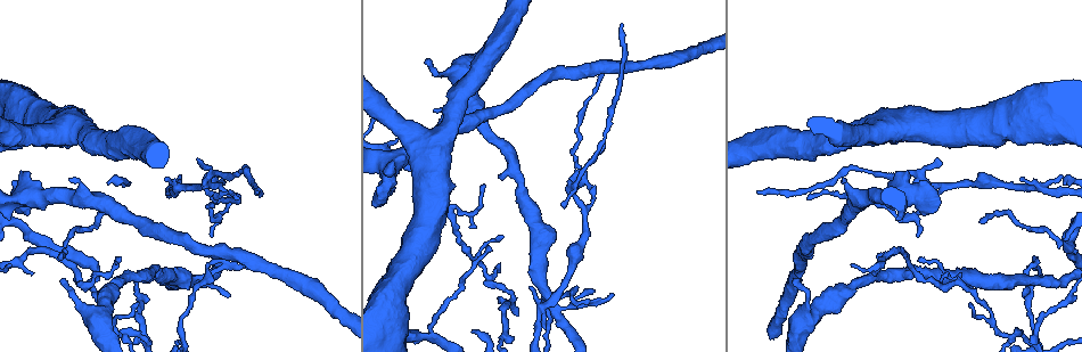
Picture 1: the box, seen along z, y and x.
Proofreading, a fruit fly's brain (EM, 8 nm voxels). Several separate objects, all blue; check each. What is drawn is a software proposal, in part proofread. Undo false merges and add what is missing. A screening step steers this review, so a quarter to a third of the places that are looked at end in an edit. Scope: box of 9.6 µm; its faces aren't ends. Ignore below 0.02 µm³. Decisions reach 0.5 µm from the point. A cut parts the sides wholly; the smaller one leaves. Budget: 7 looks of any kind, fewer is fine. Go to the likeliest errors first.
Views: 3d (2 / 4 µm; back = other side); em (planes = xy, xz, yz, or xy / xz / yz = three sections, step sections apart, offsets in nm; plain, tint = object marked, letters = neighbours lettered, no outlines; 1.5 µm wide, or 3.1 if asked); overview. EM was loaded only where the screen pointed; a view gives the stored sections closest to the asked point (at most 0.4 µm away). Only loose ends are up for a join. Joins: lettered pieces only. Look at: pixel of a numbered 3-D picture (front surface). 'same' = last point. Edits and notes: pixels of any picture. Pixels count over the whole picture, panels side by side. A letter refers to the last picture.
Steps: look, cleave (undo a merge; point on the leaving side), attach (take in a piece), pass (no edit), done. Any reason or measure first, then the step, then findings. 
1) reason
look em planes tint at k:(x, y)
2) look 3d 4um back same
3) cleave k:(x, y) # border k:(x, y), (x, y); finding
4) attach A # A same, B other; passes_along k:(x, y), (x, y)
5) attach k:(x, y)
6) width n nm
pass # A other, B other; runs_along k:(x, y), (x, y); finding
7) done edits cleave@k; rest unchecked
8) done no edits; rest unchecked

look 3d 4um back at 1:(488, 279)

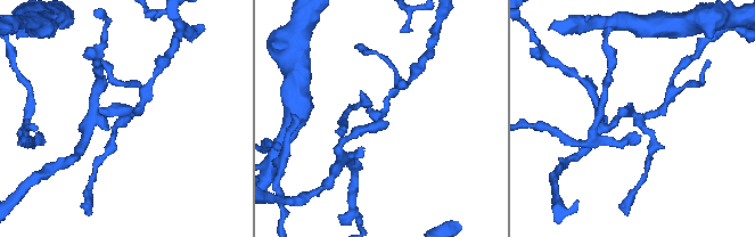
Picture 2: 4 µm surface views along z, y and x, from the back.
now the EM
look em planes letters at 2:(378, 117)

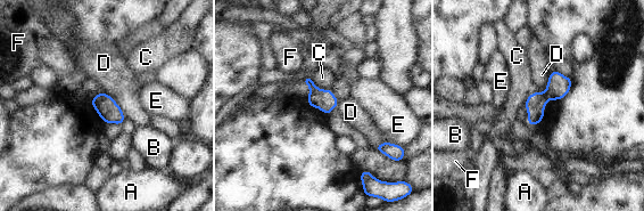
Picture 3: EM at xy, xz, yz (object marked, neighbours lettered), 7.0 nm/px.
longest_contact D 260 nm
cleave 3:(559, 86) # A other, B other, C other, D other, E other, F other; border 3:(543, 94), (547, 99); two cells meet here

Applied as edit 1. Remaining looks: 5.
look overview

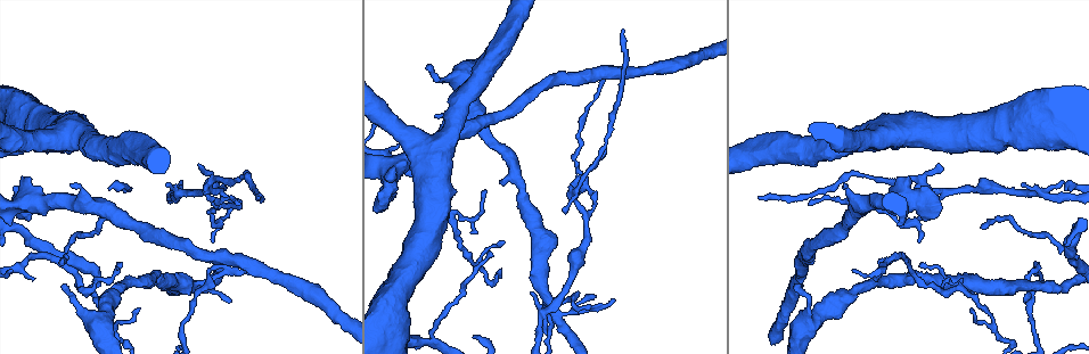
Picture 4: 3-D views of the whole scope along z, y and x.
branch stops here
look em xz step 8 tint at 4:(624, 30)

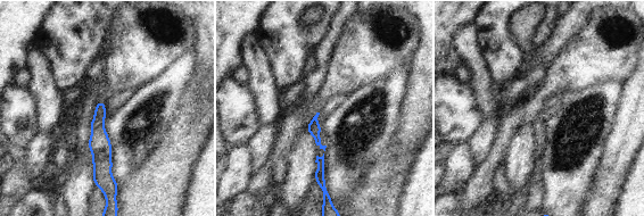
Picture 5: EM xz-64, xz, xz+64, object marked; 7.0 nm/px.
another direction
look em yz step 4 letters same

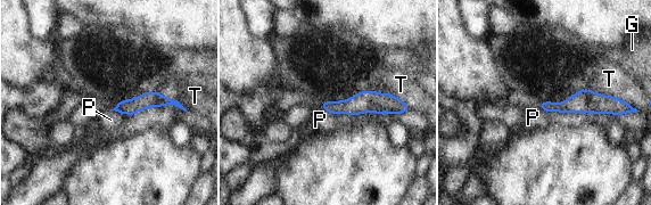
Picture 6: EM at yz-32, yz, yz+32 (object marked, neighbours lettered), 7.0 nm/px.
pass # G other, P other, T other; border 6:(321, 106), (334, 114); none of them fits

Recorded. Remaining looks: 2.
done edits cleave@3; rest unchecked

